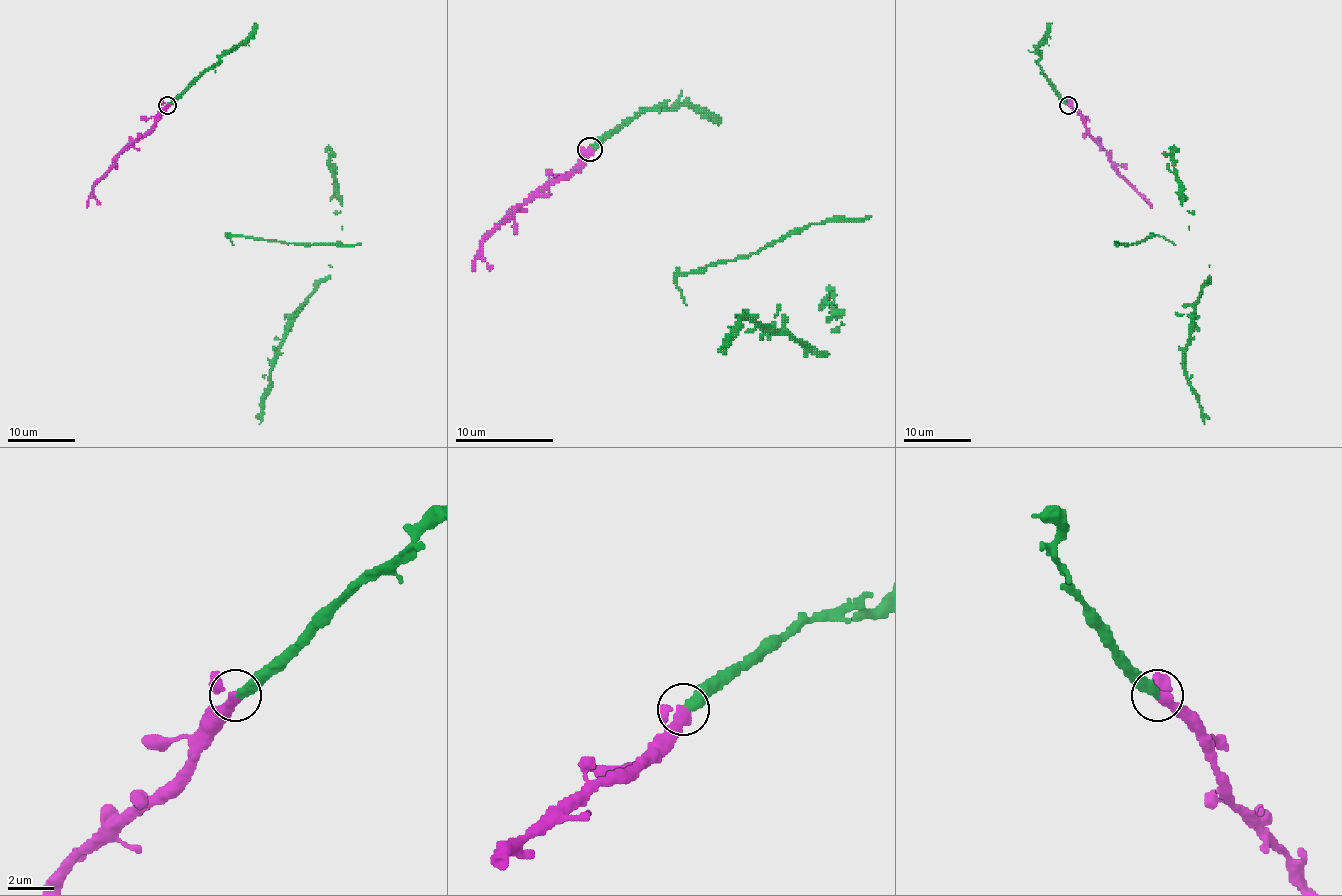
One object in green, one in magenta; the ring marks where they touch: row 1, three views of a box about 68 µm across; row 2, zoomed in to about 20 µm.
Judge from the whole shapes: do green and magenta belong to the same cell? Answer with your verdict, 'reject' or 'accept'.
accept

